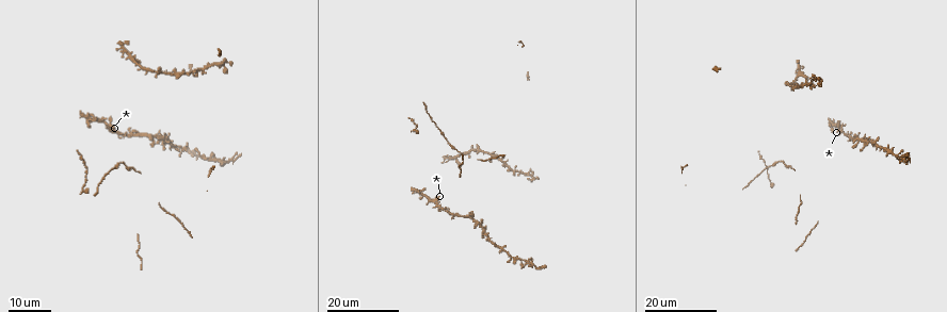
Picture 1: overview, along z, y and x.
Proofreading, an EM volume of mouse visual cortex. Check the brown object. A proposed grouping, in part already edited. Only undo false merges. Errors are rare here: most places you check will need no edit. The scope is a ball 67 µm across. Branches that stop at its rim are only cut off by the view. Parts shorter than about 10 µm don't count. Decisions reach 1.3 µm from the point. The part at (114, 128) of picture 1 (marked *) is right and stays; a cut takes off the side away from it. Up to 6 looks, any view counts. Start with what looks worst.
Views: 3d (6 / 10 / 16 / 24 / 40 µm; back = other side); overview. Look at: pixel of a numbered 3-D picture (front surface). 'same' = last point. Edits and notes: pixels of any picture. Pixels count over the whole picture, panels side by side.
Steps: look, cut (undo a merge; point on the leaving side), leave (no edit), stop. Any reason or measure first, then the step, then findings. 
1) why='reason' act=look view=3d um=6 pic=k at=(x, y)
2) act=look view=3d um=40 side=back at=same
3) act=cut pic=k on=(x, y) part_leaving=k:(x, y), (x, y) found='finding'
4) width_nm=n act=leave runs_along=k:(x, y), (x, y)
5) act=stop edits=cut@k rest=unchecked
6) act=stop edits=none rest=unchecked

why='thick turns thin' act=look view=3d um=24 pic=1 at=(116, 169)

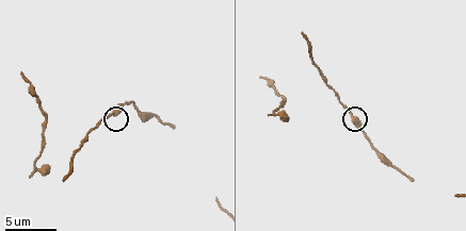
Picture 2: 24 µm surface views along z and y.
act=look view=3d um=10 pic=2 at=(354, 114)

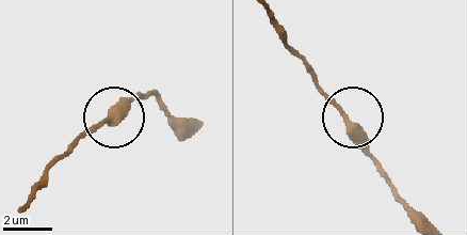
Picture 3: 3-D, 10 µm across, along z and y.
act=leave found='one neuron here'

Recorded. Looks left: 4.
why='arms part here' act=look view=3d um=16 pic=1 at=(110, 123)

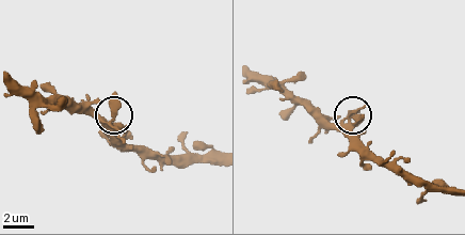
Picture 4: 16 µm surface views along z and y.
why='zoom in' act=look view=3d um=6 pic=4 at=(112, 115)

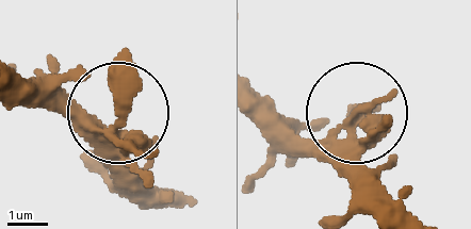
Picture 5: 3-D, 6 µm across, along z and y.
width_nm=360 act=leave runs_along=5:(155, 158), (122, 125), (125, 185) found='one neuron here'

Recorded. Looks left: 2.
why='three arms meet' act=look view=3d um=16 pic=1 at=(472, 220)

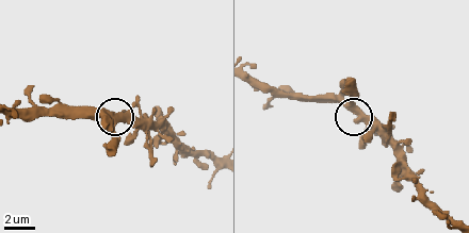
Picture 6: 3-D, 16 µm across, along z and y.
why='closer look' act=look view=3d um=10 pic=6 at=(353, 105)

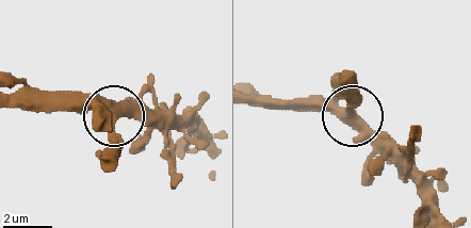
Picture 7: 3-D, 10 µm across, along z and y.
act=leave runs_along=7:(250, 94), (336, 101), (401, 165) found='one neuron here'

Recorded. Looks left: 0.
act=stop edits=none rest=unchecked

